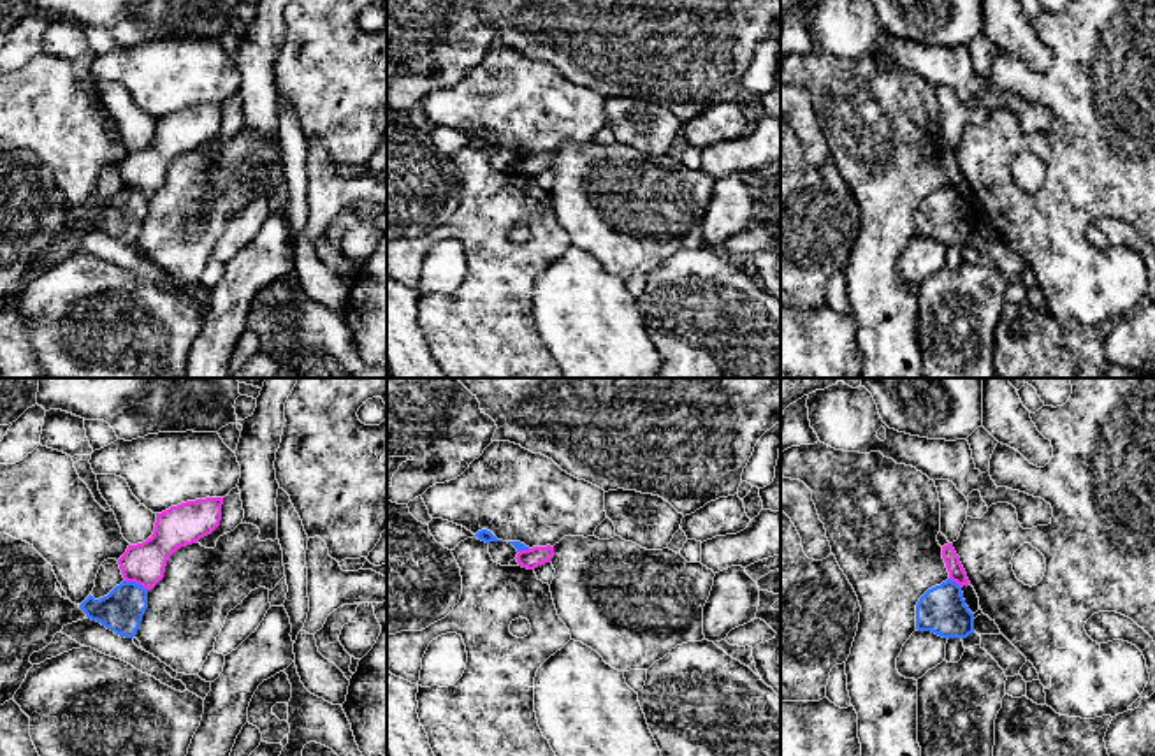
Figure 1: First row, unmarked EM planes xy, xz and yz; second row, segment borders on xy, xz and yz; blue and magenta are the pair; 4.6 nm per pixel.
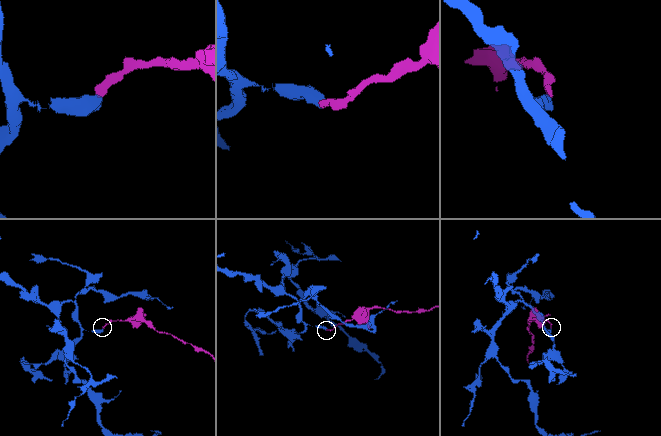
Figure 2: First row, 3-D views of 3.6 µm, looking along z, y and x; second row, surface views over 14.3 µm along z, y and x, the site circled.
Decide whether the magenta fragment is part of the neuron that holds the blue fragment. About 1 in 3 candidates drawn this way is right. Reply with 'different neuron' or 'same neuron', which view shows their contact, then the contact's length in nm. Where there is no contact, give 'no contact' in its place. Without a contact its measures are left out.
different neuron | xy | 120 nm

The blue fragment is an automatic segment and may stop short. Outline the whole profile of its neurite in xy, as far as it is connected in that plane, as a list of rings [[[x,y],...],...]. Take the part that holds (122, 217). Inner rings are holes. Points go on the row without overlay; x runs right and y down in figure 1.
[[[123,186],[100,206],[90,200],[79,214],[116,241],[134,244],[148,214],[148,195]]]

